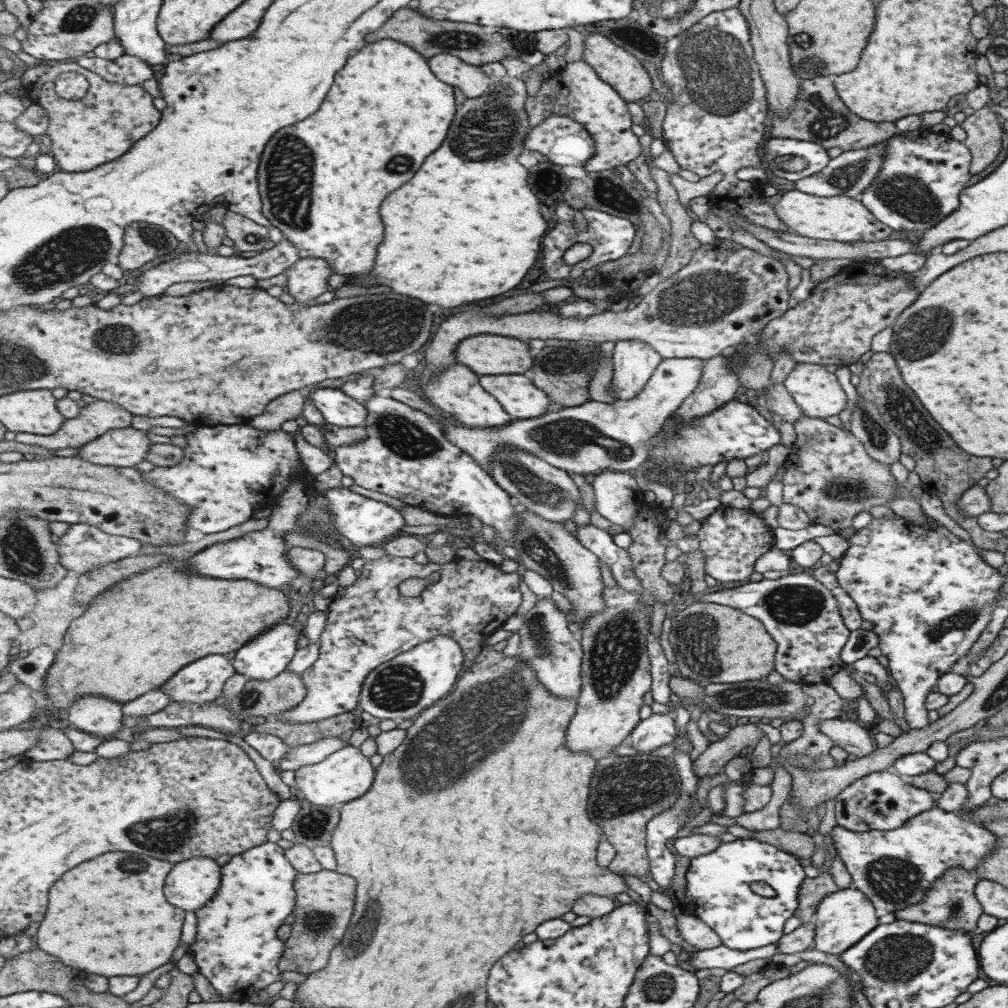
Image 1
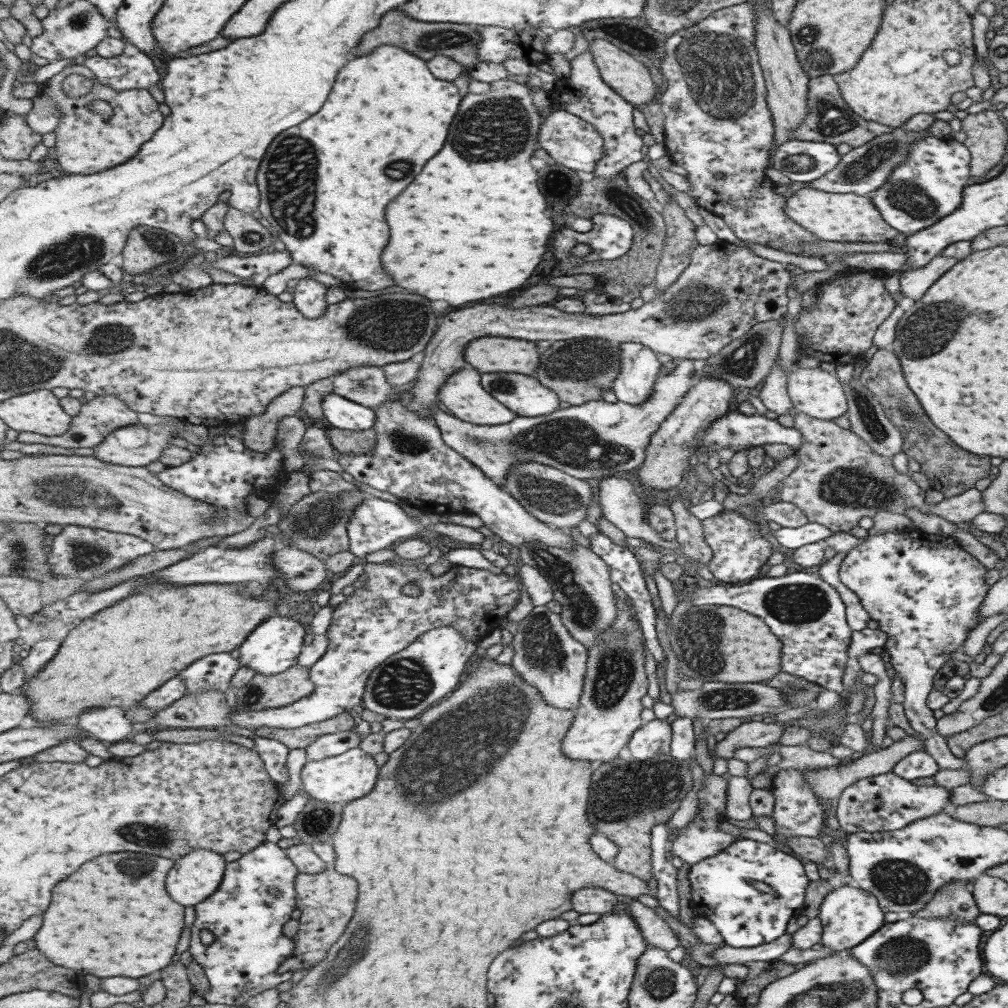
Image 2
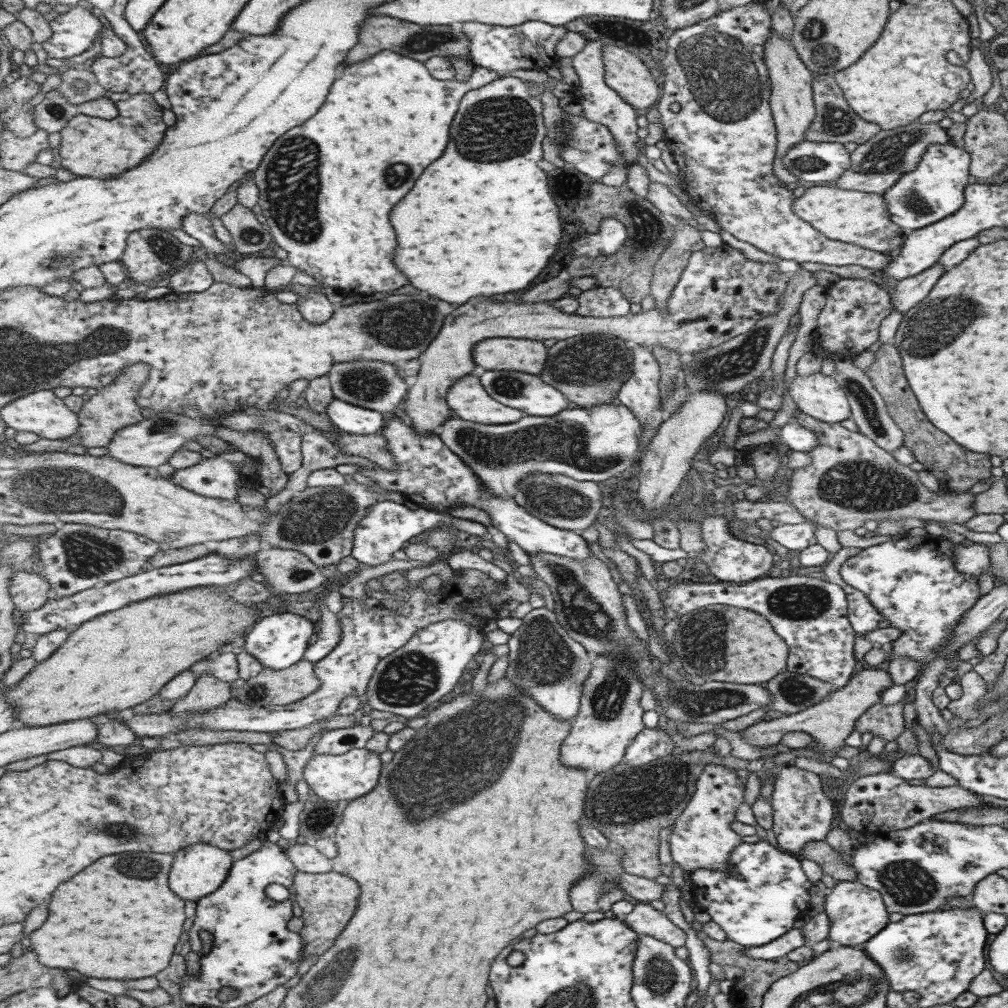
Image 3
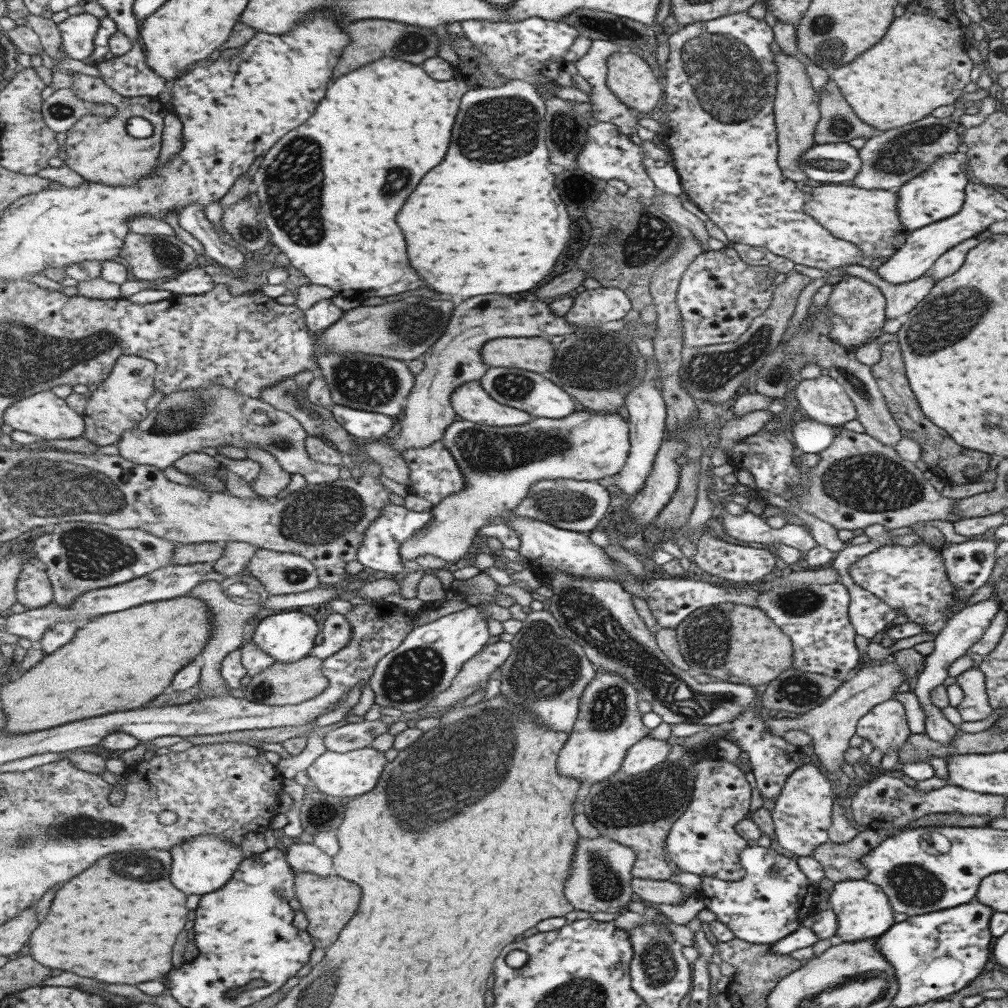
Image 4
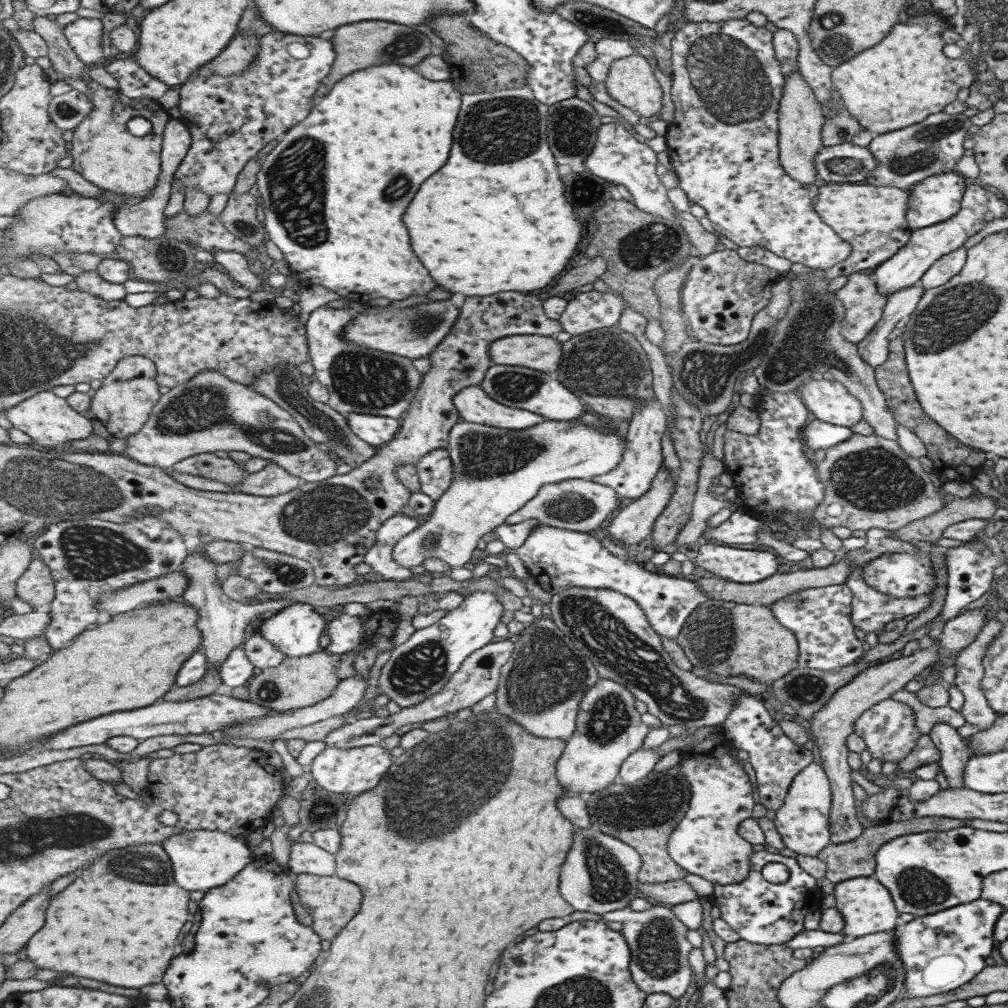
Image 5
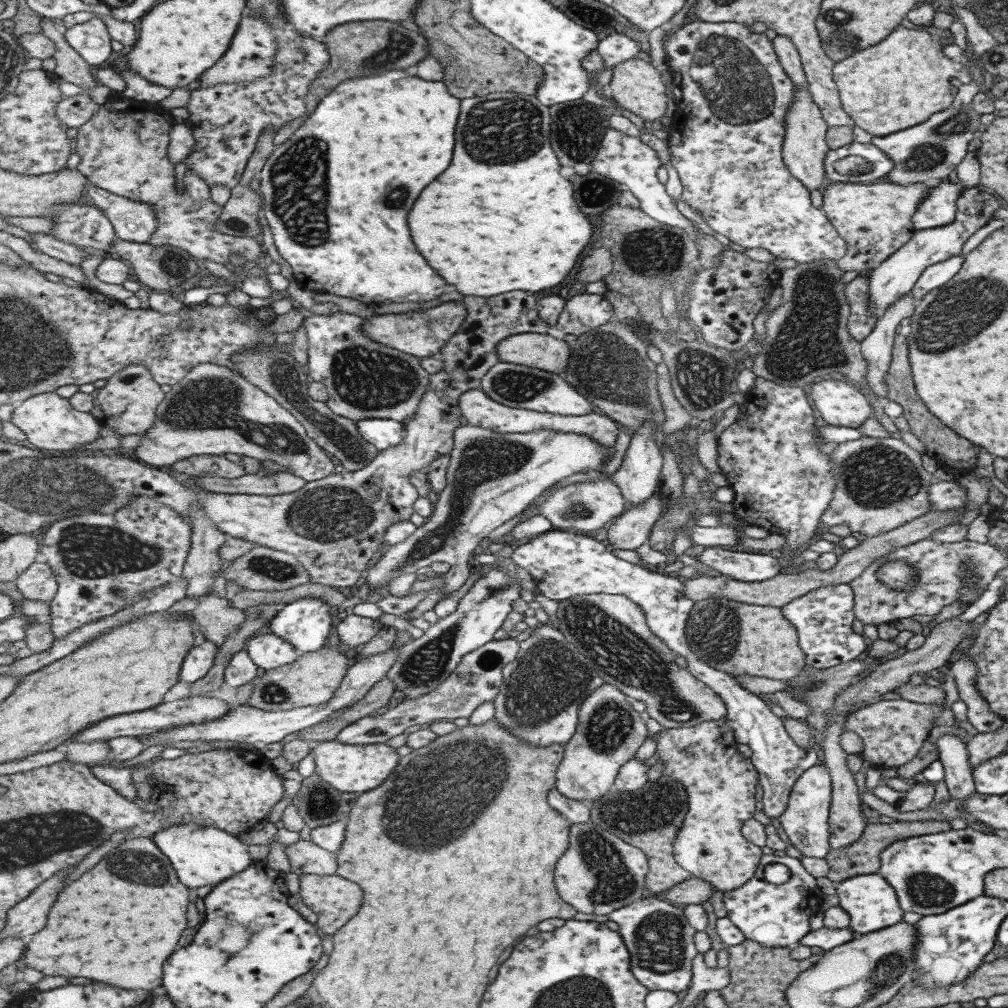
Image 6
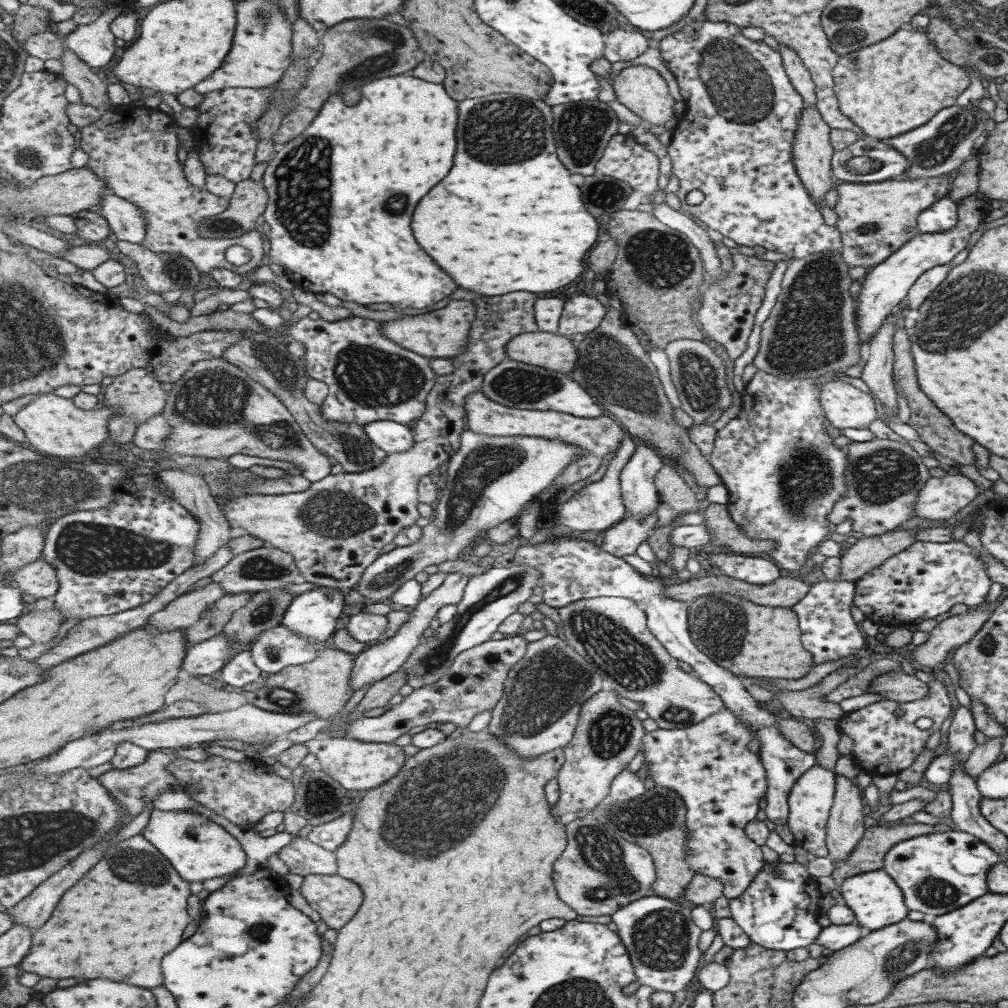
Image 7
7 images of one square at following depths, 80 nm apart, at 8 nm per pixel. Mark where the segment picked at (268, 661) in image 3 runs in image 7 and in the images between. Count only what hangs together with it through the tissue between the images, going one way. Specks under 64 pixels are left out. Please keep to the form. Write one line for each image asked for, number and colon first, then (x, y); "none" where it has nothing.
4: (288, 636)
5: (296, 630)
6: (306, 623)
7: (314, 615)

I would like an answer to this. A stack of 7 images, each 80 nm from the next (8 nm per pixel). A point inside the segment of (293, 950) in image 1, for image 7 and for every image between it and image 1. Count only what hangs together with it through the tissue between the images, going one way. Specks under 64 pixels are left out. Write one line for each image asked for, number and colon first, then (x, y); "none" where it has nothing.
2: (327, 900)
3: (328, 901)
4: (329, 902)
5: (332, 901)
6: (335, 900)
7: (337, 899)

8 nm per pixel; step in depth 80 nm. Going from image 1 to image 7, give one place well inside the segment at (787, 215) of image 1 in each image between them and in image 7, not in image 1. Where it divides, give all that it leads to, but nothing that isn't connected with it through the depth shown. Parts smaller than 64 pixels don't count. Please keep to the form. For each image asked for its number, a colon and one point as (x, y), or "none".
2: (830, 216)
3: (860, 218)
4: (867, 218)
5: (871, 219)
6: (874, 219)
7: (874, 219)

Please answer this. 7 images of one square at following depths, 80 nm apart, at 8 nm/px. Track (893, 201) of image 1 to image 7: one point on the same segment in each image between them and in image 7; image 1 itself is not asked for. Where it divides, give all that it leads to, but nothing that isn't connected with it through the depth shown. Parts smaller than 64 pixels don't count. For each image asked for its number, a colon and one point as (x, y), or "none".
2: (927, 186)
3: (933, 190)
4: (936, 193)
5: (936, 198)
6: (938, 207)
7: (940, 216)

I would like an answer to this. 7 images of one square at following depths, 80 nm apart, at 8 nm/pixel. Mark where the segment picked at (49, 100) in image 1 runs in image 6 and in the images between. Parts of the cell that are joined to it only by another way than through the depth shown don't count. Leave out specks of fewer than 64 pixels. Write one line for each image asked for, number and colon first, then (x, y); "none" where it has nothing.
2: (87, 142)
3: (90, 146)
4: (100, 148)
5: (103, 150)
6: (124, 148)

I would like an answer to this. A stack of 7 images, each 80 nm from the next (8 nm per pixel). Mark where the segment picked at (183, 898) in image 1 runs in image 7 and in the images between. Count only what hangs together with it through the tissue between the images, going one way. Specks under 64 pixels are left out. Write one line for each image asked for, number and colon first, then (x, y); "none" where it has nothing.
2: (195, 877)
3: (199, 870)
4: (204, 864)
5: (203, 860)
6: (203, 855)
7: (200, 849)

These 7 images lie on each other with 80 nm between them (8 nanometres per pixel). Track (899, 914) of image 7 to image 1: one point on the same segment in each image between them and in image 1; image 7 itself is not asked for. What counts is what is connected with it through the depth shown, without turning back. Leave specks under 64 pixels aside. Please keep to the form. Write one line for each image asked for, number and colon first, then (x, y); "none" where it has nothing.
1: (842, 918)
2: (848, 915)
3: (856, 913)
4: (862, 912)
5: (865, 906)
6: (870, 903)

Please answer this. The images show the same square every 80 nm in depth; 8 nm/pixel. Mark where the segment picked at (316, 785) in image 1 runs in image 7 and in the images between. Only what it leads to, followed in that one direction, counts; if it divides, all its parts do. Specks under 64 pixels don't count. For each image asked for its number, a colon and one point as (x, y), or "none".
2: (352, 775)
3: (345, 777)
4: (352, 774)
5: (354, 771)
6: (358, 768)
7: (361, 766)

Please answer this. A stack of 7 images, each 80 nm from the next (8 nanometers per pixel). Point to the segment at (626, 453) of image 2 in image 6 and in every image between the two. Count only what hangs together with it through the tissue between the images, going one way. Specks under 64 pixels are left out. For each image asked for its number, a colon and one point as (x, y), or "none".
3: (587, 444)
4: (502, 465)
5: (497, 471)
6: (492, 477)

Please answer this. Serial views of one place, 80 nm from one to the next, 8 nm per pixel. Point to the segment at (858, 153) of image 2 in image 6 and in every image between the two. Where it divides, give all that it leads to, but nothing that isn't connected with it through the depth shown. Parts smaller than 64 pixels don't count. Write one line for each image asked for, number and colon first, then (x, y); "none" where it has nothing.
3: (875, 165)
4: (887, 159)
5: (903, 157)
6: (930, 150)

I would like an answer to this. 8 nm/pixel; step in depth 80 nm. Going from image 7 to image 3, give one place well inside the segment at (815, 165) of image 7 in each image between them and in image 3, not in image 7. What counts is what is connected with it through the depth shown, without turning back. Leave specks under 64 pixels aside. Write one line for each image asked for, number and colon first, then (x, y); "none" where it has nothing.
3: (790, 101)
4: (795, 105)
5: (800, 118)
6: (803, 147)

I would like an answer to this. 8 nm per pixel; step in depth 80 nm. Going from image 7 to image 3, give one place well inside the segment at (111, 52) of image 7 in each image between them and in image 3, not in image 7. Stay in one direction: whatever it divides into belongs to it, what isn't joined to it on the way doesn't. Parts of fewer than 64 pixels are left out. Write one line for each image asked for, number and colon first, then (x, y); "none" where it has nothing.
3: (74, 32)
4: (79, 31)
5: (85, 35)
6: (91, 38)

